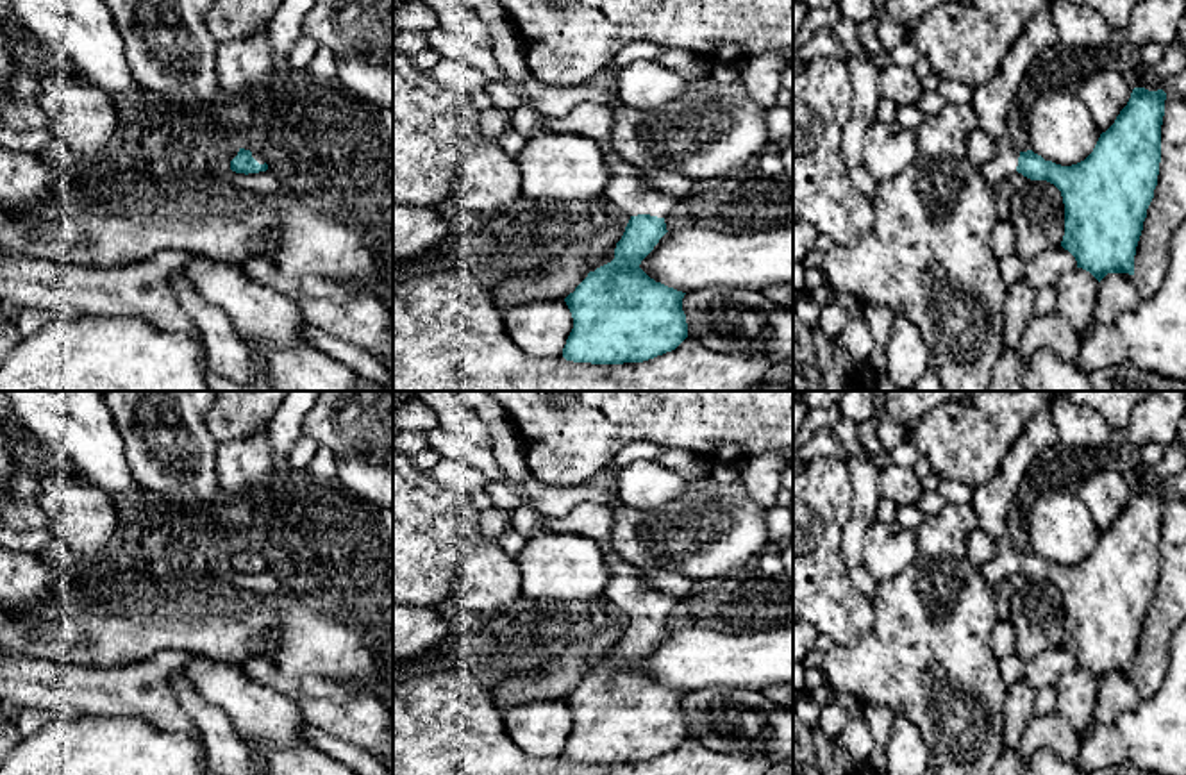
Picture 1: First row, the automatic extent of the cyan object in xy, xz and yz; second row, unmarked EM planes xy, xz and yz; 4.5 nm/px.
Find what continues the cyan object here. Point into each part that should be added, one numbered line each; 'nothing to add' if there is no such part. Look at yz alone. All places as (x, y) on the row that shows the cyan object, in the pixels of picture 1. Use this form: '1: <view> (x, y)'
1: yz (992, 100)

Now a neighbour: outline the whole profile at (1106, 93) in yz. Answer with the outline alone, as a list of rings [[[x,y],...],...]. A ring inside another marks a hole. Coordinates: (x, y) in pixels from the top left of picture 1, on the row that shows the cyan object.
[[[1102,70],[1084,79],[1075,93],[1090,109],[1097,129],[1106,132],[1127,105],[1132,89],[1129,75],[1118,70]]]

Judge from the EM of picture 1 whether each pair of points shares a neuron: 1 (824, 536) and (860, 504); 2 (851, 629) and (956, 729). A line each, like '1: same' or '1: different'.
1: different
2: different

